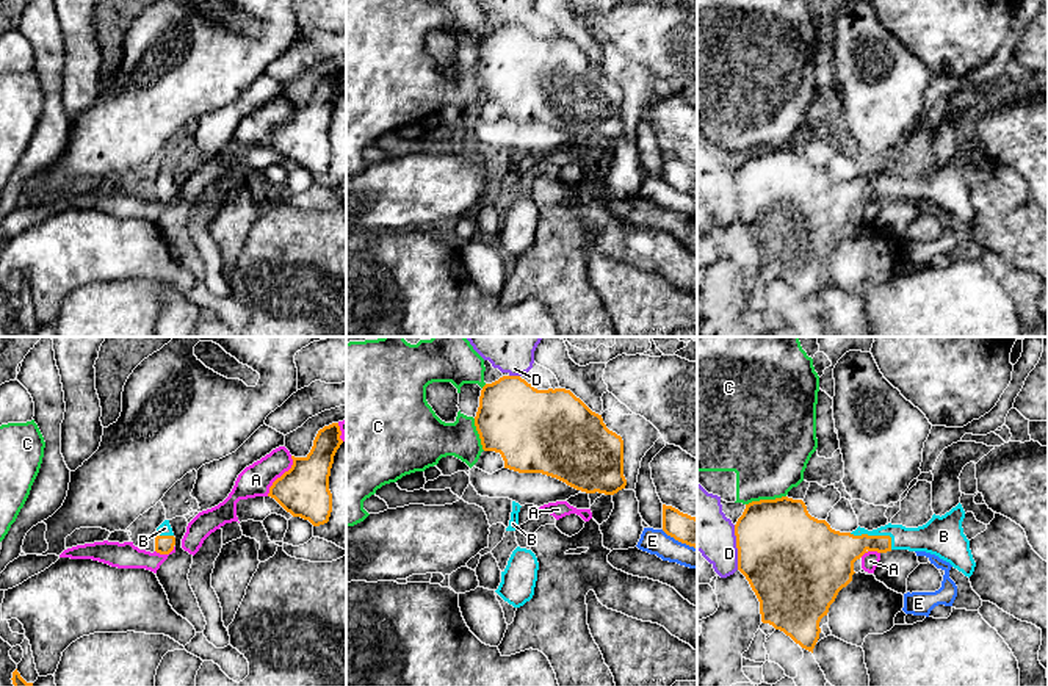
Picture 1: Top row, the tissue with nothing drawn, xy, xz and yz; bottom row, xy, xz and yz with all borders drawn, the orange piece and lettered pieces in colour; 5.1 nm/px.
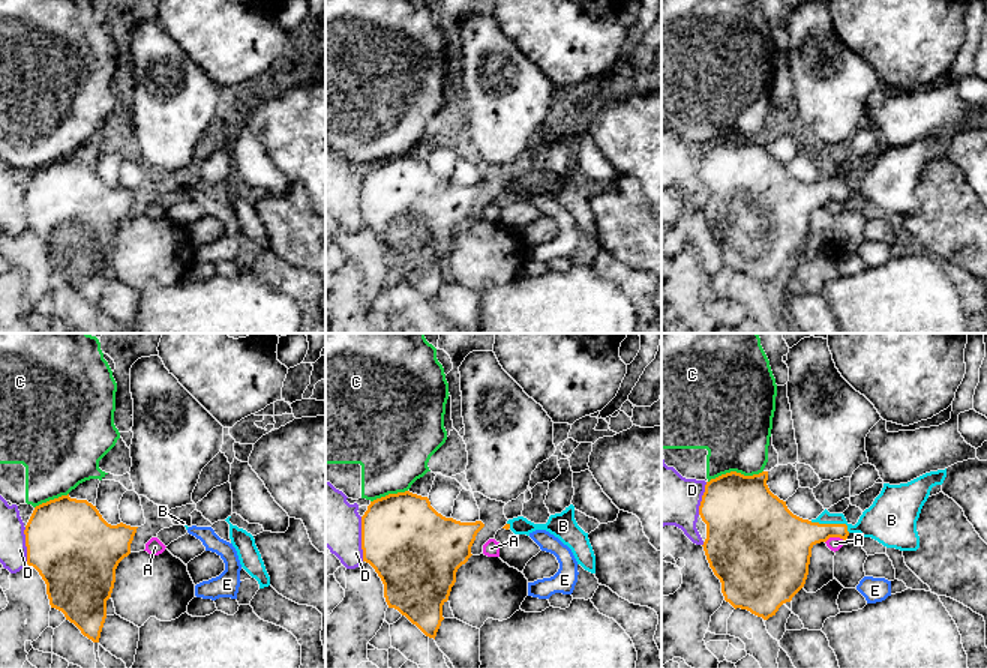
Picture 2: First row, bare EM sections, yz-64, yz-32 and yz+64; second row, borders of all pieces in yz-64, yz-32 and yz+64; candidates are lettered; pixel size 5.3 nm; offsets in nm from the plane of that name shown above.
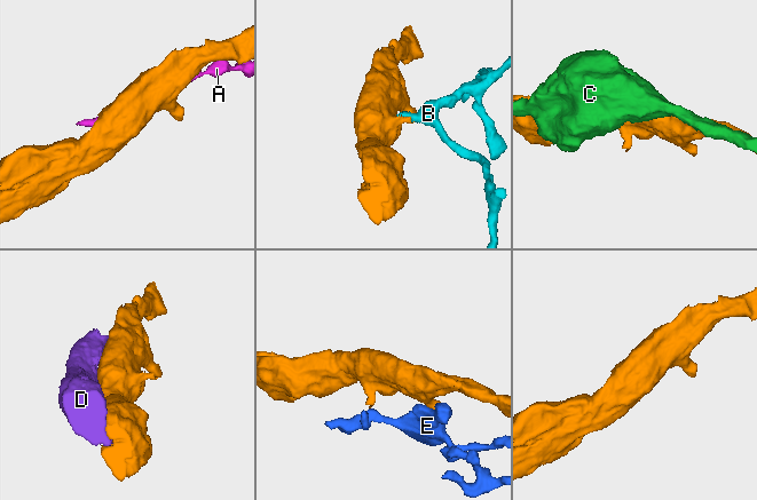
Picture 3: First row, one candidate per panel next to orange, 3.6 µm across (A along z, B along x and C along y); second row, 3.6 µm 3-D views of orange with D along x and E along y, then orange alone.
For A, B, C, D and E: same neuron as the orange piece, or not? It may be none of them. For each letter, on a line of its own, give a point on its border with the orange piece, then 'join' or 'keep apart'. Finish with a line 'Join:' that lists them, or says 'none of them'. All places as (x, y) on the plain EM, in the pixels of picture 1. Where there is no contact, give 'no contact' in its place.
A: xy (282, 124) | keep apart
B: yz (876, 185) | join
C: yz (765, 149) | keep apart
D: yz (737, 196) | keep apart
E: xz (679, 190) | keep apart
Join: B

